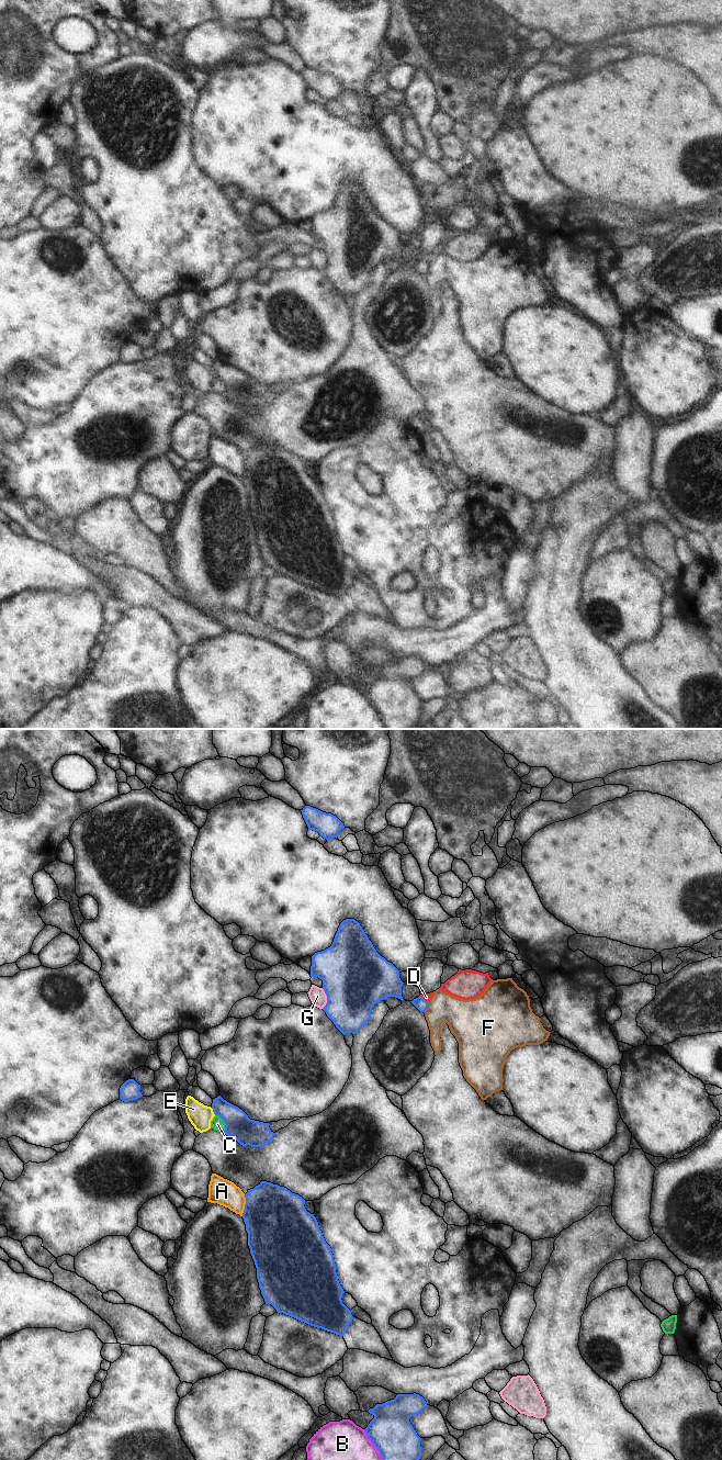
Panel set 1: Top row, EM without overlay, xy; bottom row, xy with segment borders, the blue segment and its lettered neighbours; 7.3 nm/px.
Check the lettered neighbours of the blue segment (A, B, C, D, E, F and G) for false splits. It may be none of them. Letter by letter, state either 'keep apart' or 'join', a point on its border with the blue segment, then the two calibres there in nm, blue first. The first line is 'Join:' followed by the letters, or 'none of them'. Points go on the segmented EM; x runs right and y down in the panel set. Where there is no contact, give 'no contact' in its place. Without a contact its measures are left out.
Join: D
A: keep apart | xy (245, 1205) | 460/190 nm
B: keep apart | xy (373, 1444) | 320/280 nm
C: keep apart | xy (223, 1121) | 190/90 nm
D: join | xy (422, 999) | 90/50 nm
E: keep apart | xy (213, 1111) | 190/170 nm
F: keep apart | xy (427, 1007) | 90/240 nm
G: keep apart | xy (327, 998) | 480/120 nm

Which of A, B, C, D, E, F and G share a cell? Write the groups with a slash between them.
A / B / C / D / E / F / G

